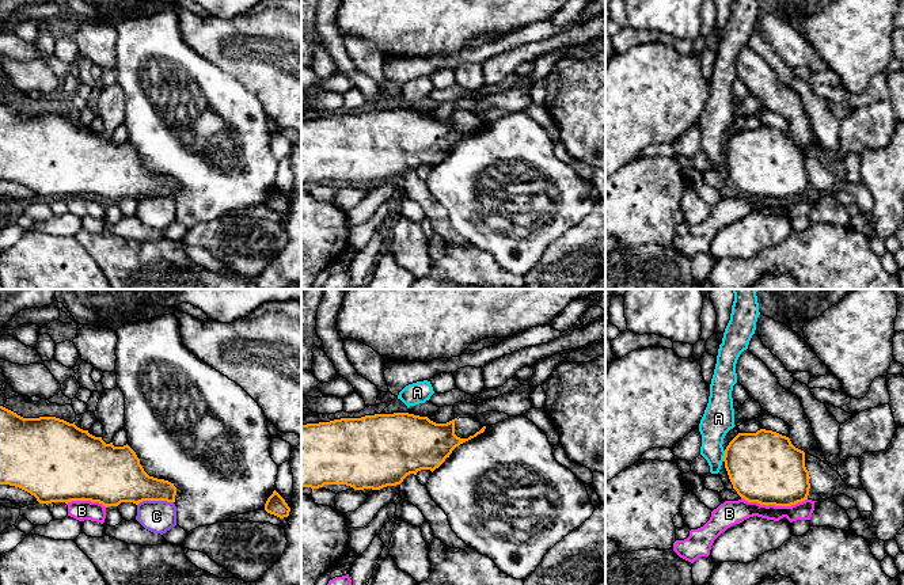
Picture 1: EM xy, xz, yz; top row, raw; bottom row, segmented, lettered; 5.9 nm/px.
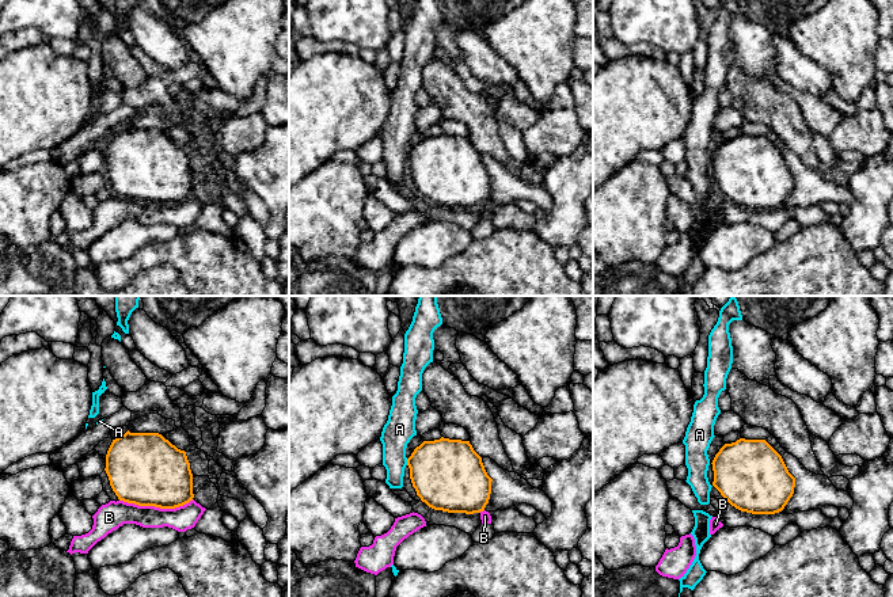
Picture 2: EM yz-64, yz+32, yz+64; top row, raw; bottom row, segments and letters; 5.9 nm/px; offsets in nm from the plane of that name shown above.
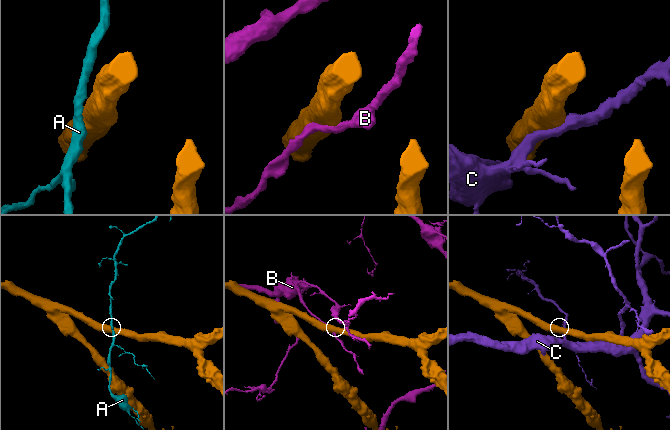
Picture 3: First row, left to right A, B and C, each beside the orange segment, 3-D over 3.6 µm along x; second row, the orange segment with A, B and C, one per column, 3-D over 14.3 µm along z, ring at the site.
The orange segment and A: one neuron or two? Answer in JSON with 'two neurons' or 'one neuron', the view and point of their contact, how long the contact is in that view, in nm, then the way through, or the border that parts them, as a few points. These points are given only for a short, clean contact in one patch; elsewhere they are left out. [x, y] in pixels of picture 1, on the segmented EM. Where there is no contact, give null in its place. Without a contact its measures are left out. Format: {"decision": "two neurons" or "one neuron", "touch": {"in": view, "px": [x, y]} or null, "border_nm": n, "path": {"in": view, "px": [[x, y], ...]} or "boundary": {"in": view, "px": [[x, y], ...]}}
{"decision": "two neurons", "touch": {"in": "yz", "px": [724, 456]}, "border_nm": 70, "boundary": {"in": "yz", "px": [[725, 451], [722, 460]]}}

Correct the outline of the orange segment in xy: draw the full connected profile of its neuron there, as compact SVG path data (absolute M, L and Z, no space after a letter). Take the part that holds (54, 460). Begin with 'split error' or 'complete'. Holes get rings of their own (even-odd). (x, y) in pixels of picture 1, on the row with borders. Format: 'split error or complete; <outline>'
complete; M0 406L0 485L19 487L39 504L91 501L103 506L143 501L175 502L174 483L149 476L126 444L114 447L56 417L23 418Z

